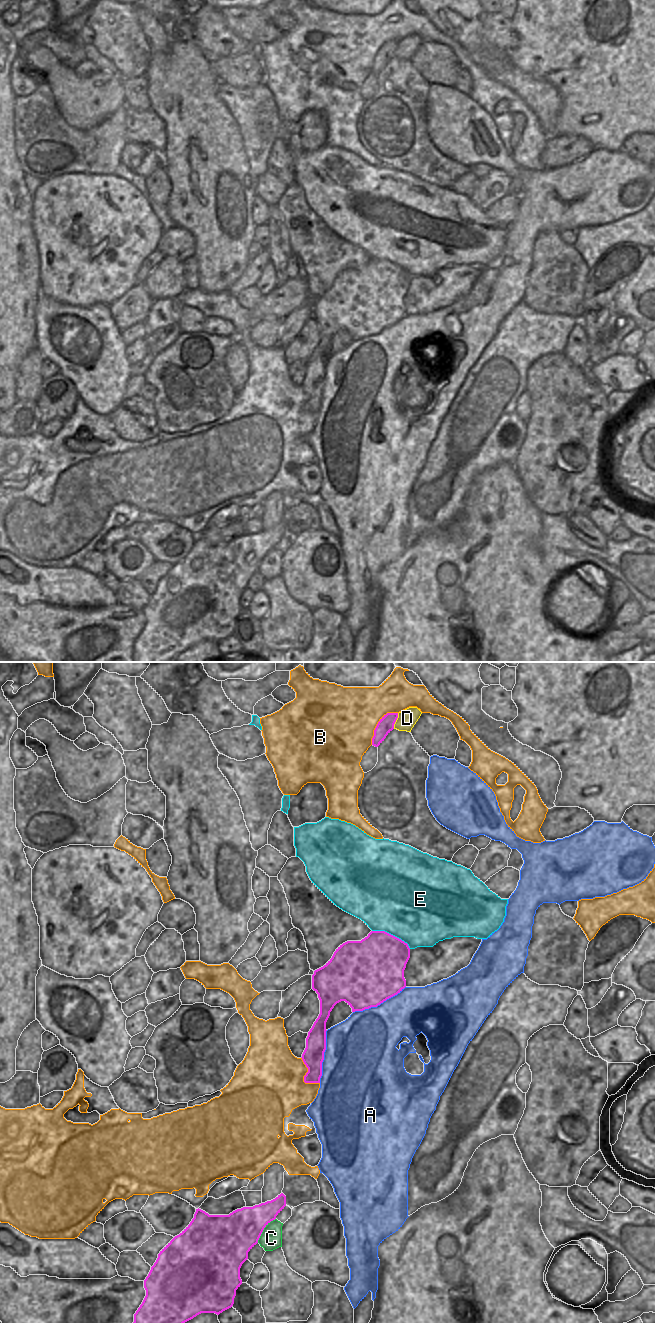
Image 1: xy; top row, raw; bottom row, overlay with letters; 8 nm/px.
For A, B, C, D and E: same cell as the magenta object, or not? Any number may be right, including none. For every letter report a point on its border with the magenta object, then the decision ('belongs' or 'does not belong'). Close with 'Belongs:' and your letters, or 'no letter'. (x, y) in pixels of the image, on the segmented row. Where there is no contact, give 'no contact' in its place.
A: contact xy (379, 1004); does not belong
B: contact xy (377, 724); does not belong
C: contact xy (263, 1229); does not belong
D: contact xy (395, 721); does not belong
E: contact xy (392, 935); does not belong
Belongs: no letter

